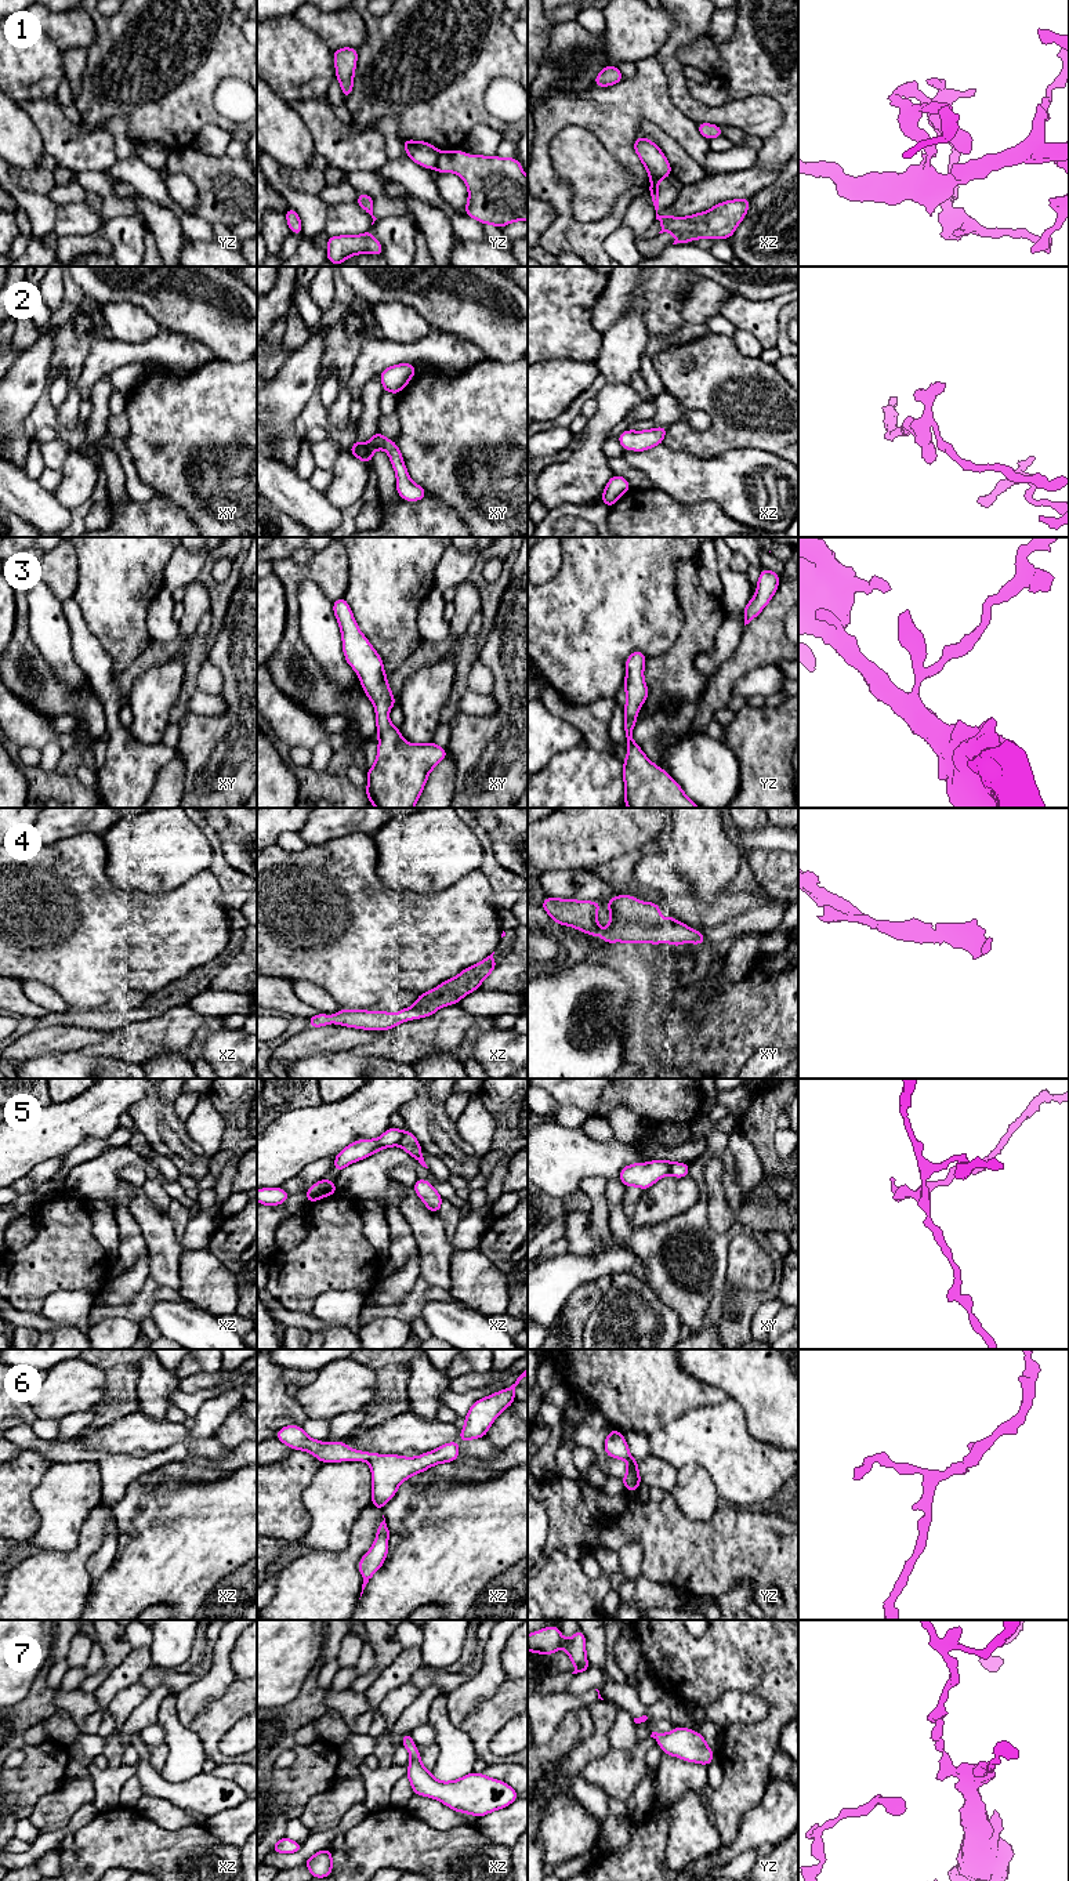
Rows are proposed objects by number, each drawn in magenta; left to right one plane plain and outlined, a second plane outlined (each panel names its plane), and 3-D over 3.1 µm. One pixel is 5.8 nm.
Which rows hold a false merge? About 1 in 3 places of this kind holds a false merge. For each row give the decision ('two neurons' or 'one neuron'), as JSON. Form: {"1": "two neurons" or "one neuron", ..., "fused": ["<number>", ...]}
{"1": "two neurons", "2": "one neuron", "3": "one neuron", "4": "one neuron", "5": "two neurons", "6": "one neuron", "7": "one neuron", "fused": ["1", "5"]}

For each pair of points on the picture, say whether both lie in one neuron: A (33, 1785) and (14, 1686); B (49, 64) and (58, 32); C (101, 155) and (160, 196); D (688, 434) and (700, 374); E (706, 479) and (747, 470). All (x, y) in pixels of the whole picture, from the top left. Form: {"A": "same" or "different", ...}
{"A": "different", "B": "different", "C": "different", "D": "same", "E": "same"}

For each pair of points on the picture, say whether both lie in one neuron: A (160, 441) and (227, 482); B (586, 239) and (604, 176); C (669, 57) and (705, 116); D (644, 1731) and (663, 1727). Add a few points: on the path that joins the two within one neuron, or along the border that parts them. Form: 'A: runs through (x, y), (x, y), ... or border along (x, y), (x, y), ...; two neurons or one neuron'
A: runs through (177, 441), (185, 441), (210, 466); one neuron
B: border along (616, 200), (597, 220), (576, 221), (571, 216); two neurons
C: runs through (674, 72), (678, 93), (689, 104); one neuron
D: runs through (648, 1727), (659, 1727); one neuron

